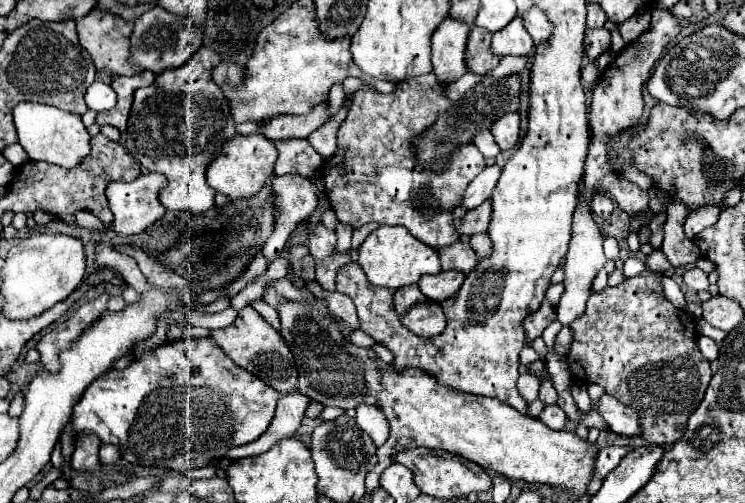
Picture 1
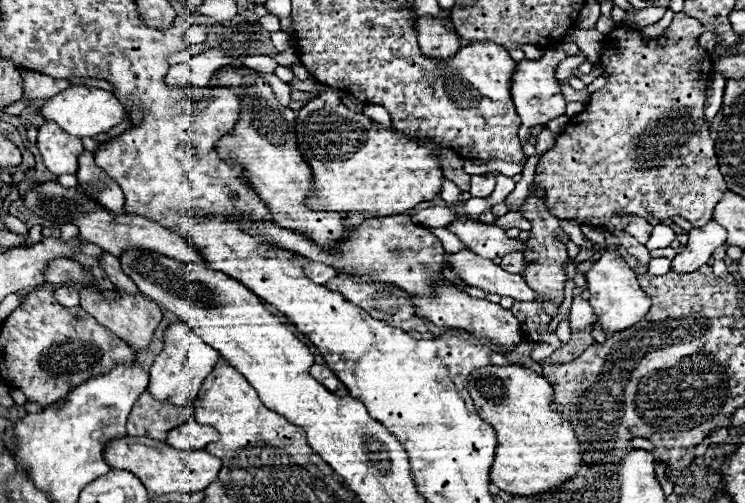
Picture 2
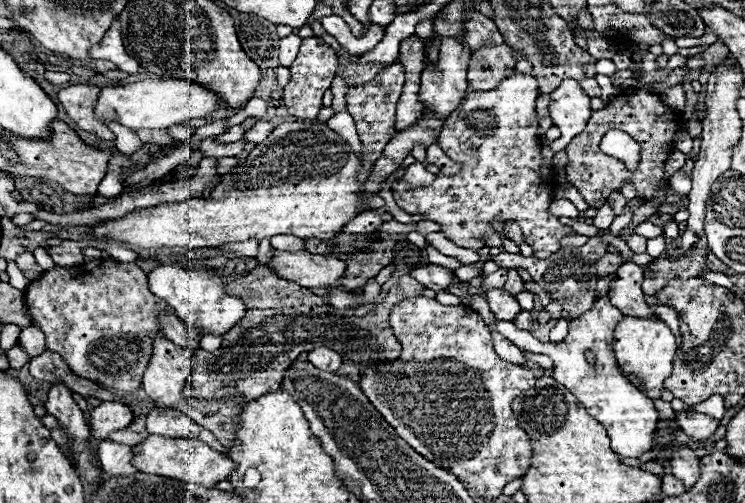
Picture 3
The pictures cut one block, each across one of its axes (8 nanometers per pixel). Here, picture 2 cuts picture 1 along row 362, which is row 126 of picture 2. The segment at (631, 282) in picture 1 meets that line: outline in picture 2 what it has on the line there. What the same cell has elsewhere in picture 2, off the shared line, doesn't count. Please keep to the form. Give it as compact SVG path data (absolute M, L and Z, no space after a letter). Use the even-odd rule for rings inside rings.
M684 12L676 14L672 24L668 26L668 30L652 40L644 40L640 30L632 30L632 28L622 28L616 26L610 34L606 34L604 40L604 50L600 54L600 64L604 68L604 72L608 74L606 86L596 90L590 96L588 106L570 118L568 128L556 138L554 148L550 148L538 162L536 166L536 176L532 182L532 190L534 188L542 188L544 198L546 198L546 208L548 212L552 212L552 216L556 216L558 220L568 220L568 222L578 222L578 224L588 224L588 226L598 226L602 230L608 232L618 232L624 228L624 222L620 218L616 218L616 210L622 210L626 214L634 214L634 216L642 216L646 220L650 218L670 218L670 216L682 216L688 222L692 222L692 226L702 226L706 222L712 220L712 210L714 204L722 198L724 190L728 190L720 170L718 170L718 162L716 162L716 154L714 154L714 140L710 138L710 126L706 124L704 118L704 104L706 104L706 86L708 86L708 76L710 76L710 68L712 68L712 60L710 54L700 48L698 38L704 32L702 24L698 24L698 20L686 16Z

